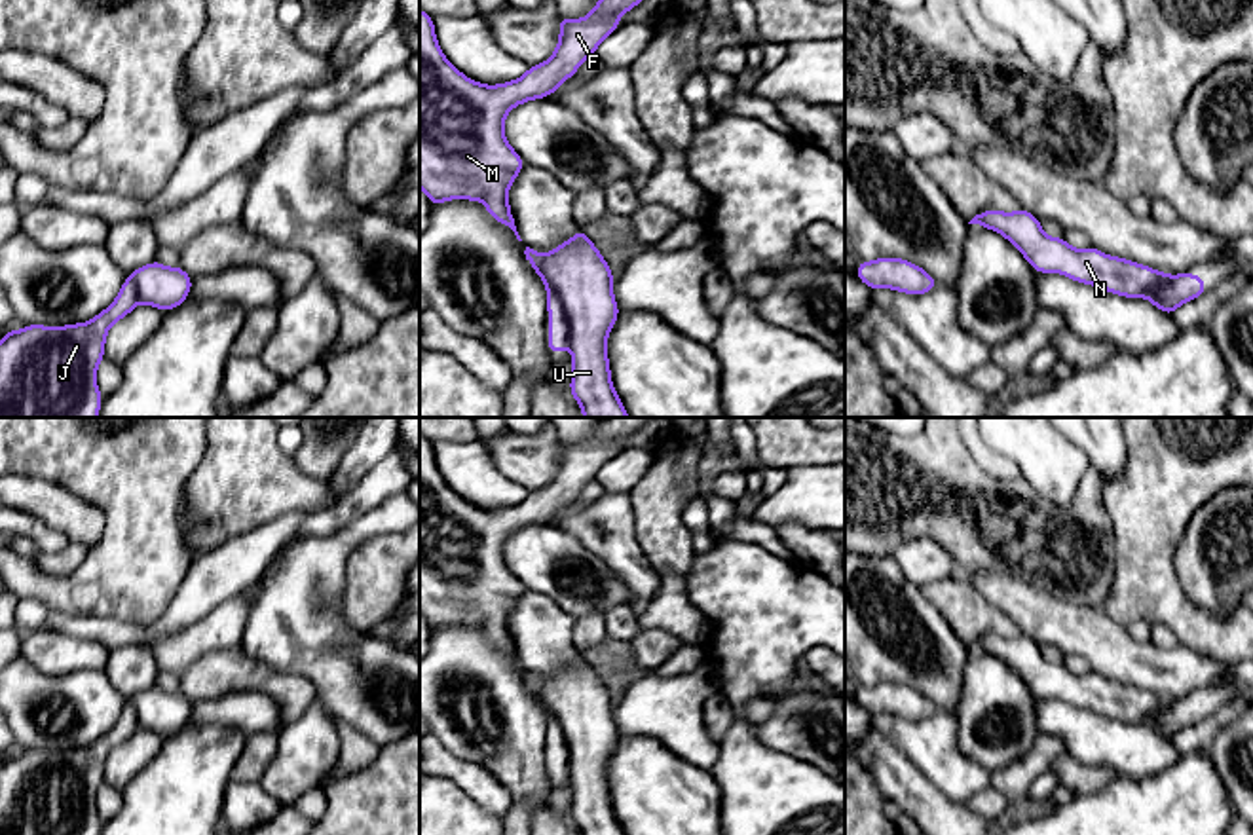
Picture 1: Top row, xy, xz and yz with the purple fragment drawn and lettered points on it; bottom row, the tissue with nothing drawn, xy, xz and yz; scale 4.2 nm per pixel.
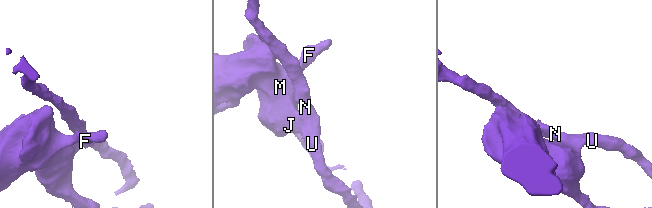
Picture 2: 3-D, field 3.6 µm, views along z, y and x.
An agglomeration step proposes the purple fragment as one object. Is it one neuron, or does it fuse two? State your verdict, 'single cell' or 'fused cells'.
fused cells

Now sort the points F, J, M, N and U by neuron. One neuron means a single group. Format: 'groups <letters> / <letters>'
groups F J M / N U

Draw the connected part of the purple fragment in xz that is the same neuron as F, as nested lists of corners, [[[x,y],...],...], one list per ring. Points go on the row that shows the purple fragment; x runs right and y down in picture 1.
[[[598,0],[583,19],[558,17],[554,53],[530,66],[518,80],[497,85],[478,84],[459,72],[437,42],[433,17],[420,8],[420,190],[431,205],[450,199],[482,201],[488,214],[522,241],[509,207],[509,188],[526,163],[505,139],[505,116],[522,102],[551,97],[640,2],[644,0]]]

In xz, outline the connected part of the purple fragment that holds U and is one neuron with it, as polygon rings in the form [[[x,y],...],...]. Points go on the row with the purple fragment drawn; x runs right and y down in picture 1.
[[[579,228],[573,237],[554,250],[541,254],[541,277],[558,296],[570,325],[570,362],[573,366],[570,393],[579,402],[583,418],[630,418],[613,387],[608,359],[608,336],[621,311],[613,296],[613,269],[583,228]]]

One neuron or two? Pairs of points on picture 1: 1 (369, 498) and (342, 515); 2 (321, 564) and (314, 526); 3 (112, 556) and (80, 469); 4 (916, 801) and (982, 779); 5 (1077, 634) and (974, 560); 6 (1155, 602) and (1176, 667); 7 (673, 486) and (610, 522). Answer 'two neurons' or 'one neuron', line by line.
1: one neuron
2: two neurons
3: one neuron
4: two neurons
5: two neurons
6: two neurons
7: two neurons

